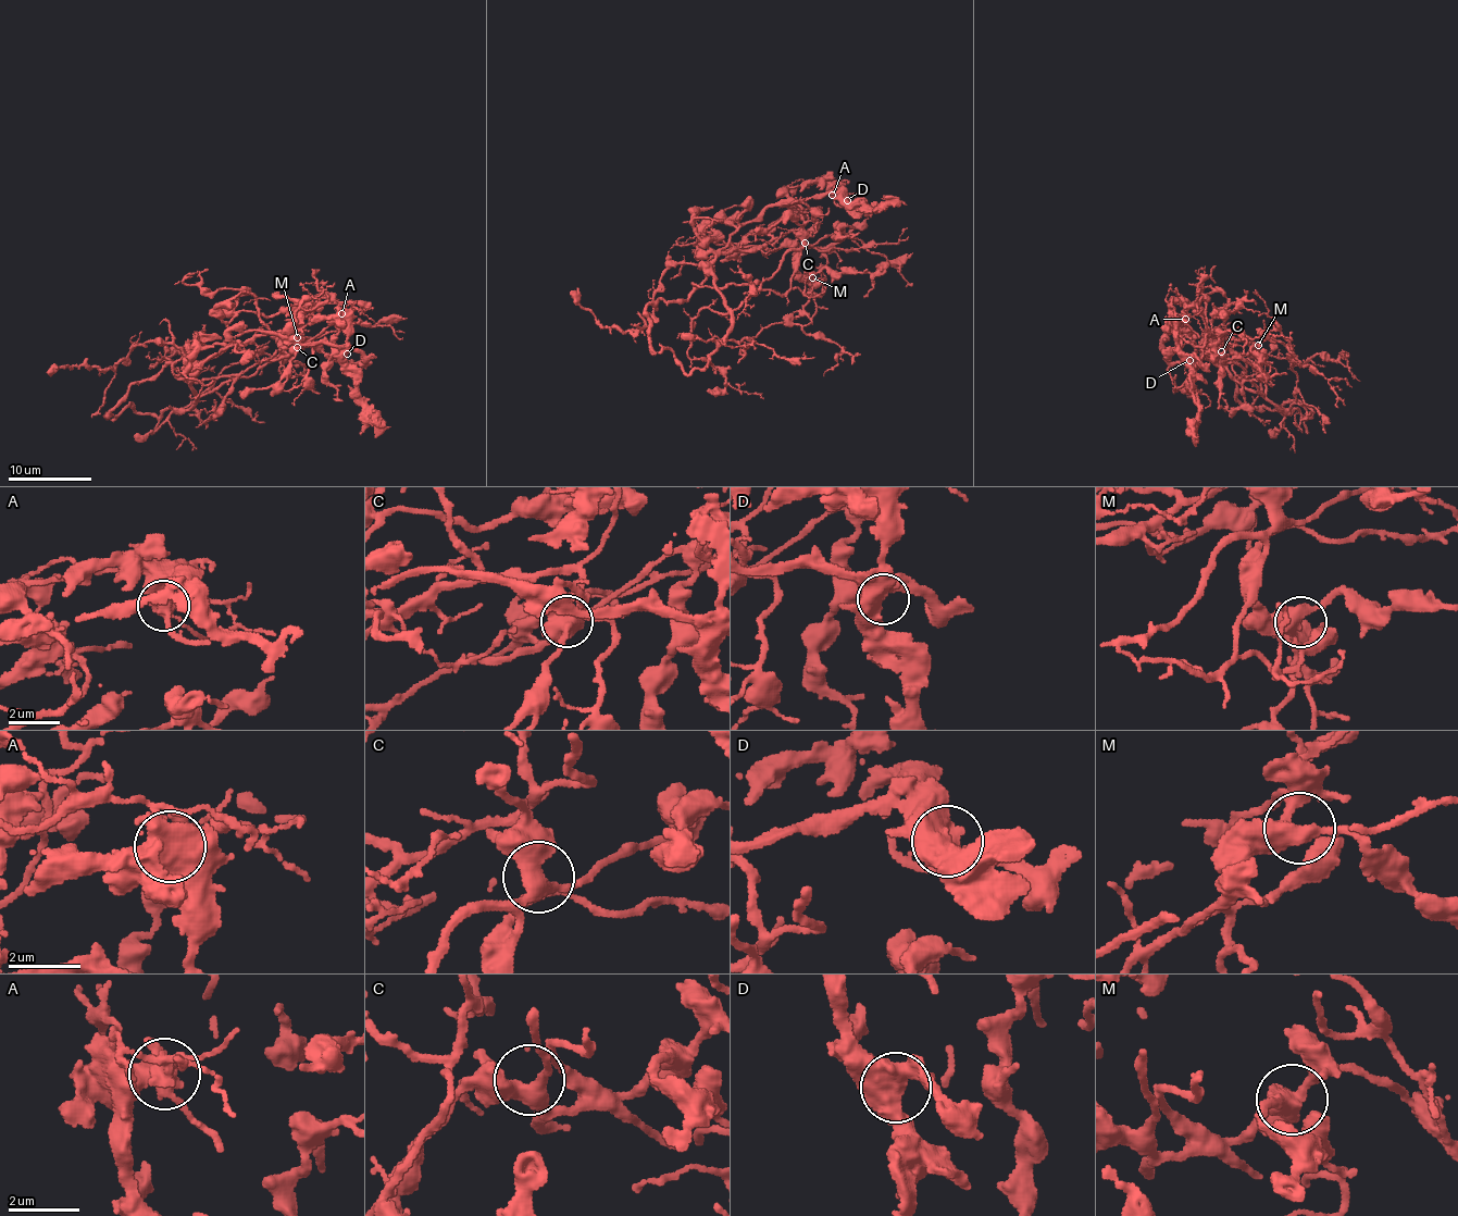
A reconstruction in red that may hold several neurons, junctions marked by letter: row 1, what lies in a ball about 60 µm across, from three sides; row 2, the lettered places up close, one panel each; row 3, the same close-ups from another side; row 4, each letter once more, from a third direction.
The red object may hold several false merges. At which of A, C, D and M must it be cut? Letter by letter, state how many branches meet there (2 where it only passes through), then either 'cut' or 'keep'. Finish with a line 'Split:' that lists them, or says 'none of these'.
A: 4 branches meet; cut
C: 3 branches meet; keep
D: 4 branches meet; keep
M: 4 branches meet; keep
Split: A

